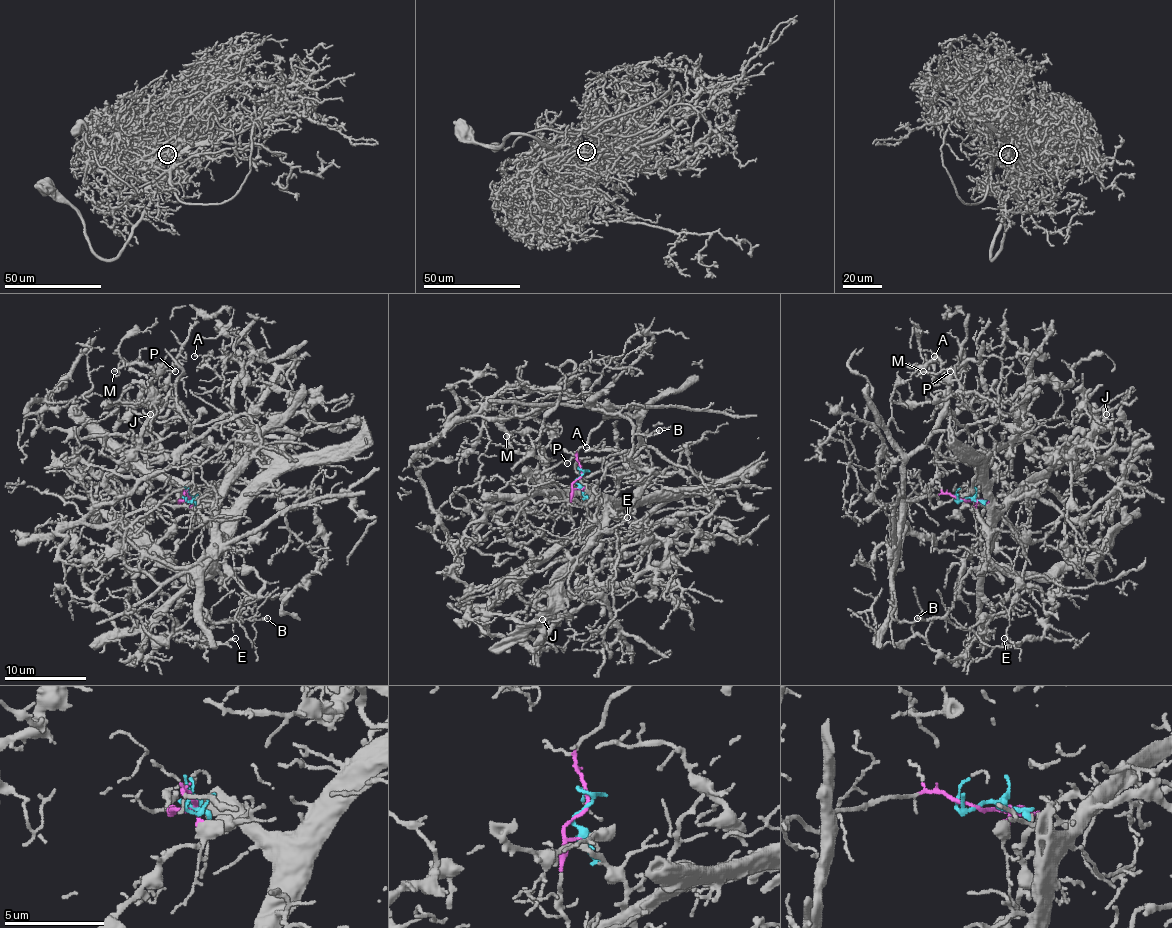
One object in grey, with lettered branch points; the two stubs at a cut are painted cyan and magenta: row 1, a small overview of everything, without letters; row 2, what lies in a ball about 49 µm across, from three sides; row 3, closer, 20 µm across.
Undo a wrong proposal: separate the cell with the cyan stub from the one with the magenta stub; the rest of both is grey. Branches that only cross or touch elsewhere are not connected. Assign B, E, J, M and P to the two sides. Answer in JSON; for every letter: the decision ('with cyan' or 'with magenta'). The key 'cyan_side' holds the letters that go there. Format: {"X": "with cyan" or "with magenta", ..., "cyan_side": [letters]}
{"B": "with magenta", "E": "with cyan", "J": "with cyan", "M": "with cyan", "P": "with cyan", "cyan_side": ["E", "J", "M", "P"]}

